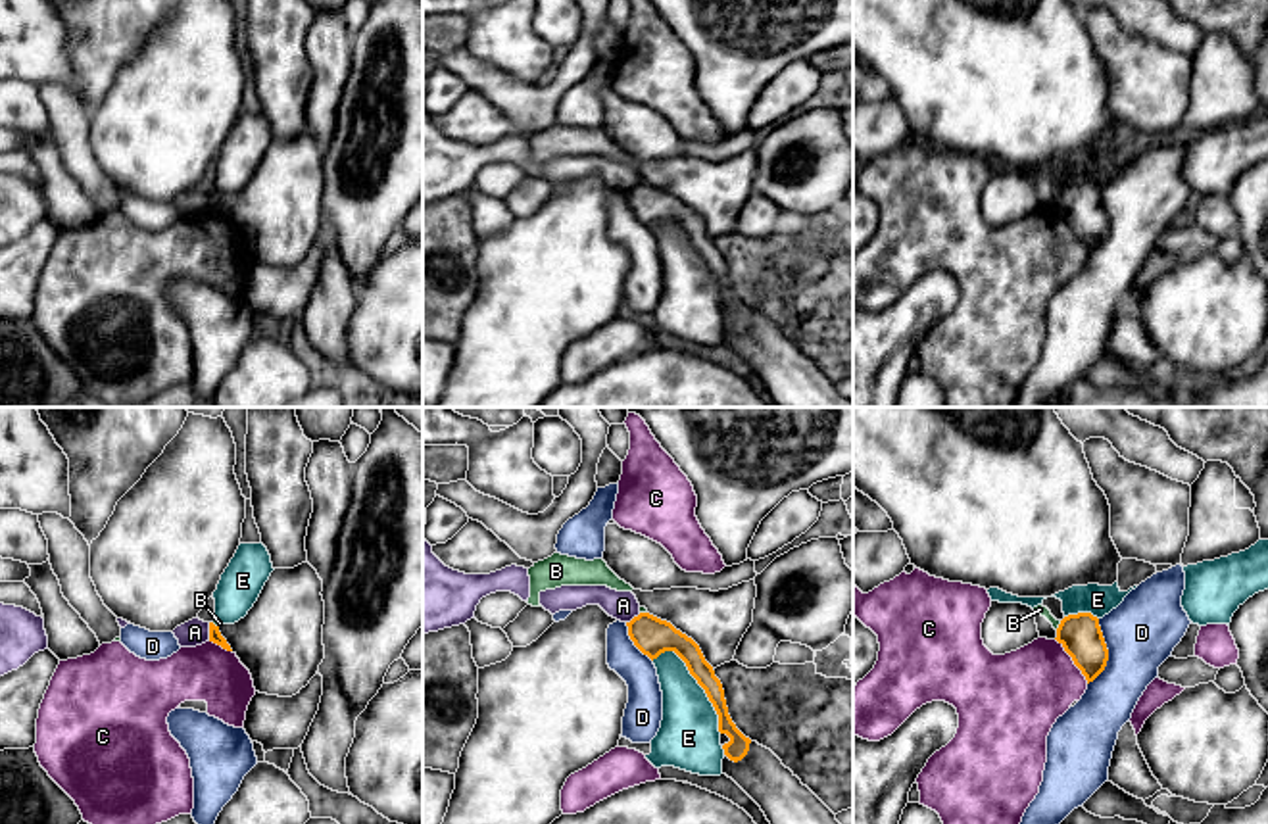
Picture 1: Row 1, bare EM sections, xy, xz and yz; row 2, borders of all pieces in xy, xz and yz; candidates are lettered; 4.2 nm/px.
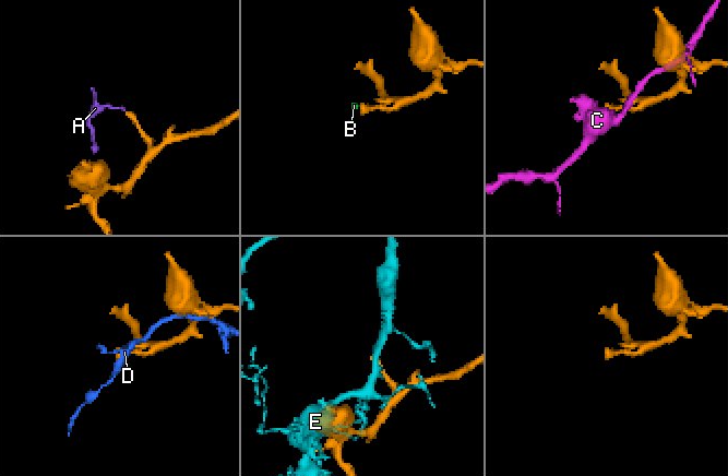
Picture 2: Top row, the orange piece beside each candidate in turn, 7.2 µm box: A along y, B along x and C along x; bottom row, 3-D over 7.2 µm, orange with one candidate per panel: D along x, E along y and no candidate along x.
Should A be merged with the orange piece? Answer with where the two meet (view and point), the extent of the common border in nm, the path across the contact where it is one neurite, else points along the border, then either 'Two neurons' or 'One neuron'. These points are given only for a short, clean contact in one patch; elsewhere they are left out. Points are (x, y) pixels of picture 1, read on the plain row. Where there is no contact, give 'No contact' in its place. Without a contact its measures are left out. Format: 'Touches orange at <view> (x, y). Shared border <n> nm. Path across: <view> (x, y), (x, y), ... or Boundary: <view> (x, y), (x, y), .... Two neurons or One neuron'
Touches orange at xy (210, 202). Shared border 80 nm. Boundary: xy (208, 193), (210, 210). Two neurons

